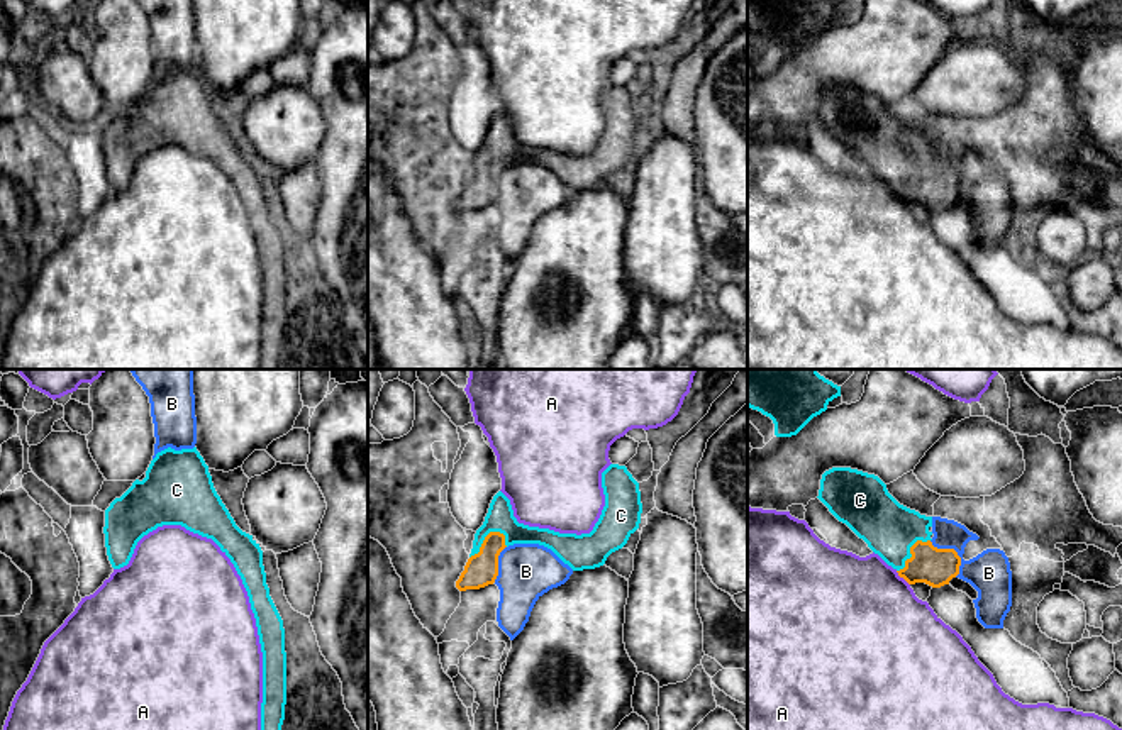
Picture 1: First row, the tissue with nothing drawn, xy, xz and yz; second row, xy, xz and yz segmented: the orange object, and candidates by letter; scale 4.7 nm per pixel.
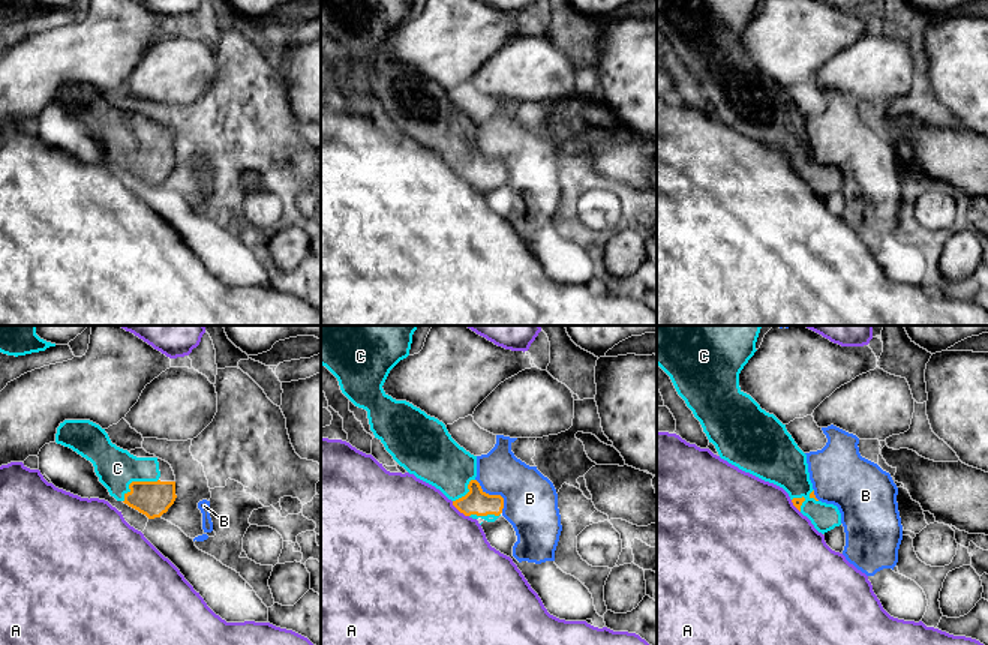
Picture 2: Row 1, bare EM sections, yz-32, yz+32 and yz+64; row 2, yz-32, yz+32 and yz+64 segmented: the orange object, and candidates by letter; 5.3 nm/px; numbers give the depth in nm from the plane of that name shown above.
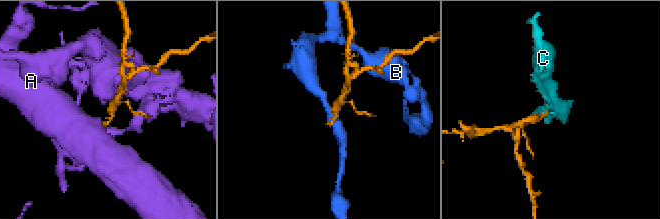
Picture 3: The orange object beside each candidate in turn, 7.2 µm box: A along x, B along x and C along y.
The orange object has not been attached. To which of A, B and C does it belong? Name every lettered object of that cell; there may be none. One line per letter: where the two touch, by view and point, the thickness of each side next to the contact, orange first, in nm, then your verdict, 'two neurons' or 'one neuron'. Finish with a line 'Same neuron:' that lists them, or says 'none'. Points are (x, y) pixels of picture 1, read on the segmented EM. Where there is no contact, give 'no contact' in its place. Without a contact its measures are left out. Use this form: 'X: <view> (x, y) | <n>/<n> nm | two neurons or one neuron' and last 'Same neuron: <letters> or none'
A: yz (902, 576) | 180/480 nm | two neurons
B: yz (955, 551) | 180/200 nm | two neurons
C: xz (485, 539) | 160/130 nm | one neuron
Same neuron: C

